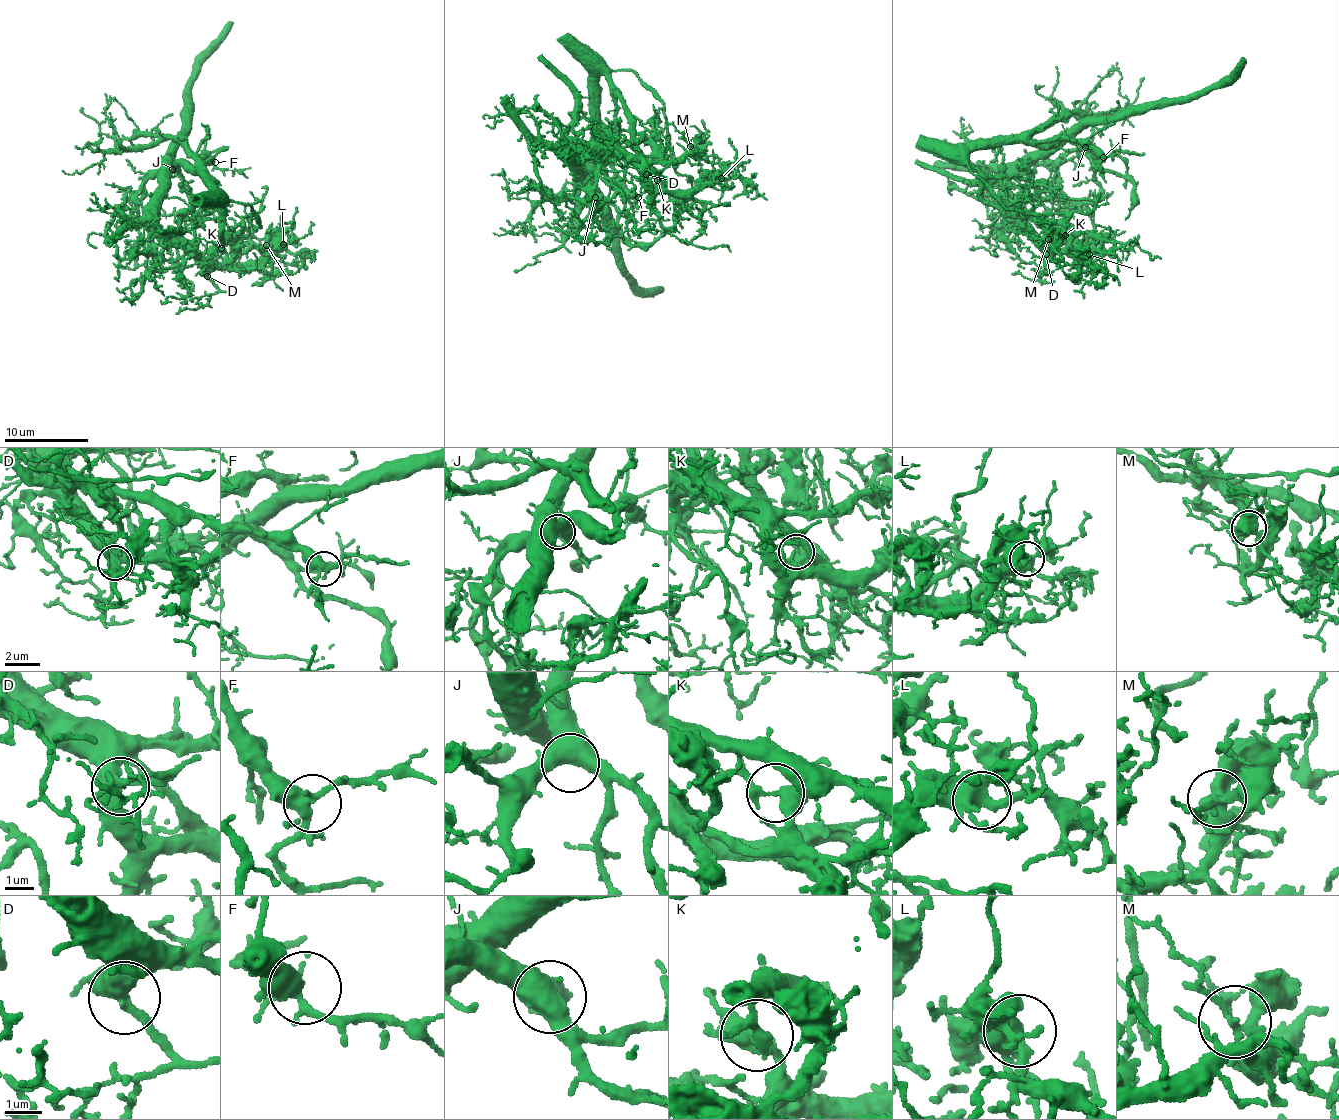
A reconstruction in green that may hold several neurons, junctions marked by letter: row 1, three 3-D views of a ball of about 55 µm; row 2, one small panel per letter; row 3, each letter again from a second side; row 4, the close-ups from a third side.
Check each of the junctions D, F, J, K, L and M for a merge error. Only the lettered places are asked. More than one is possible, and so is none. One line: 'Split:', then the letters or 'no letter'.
Split: K

